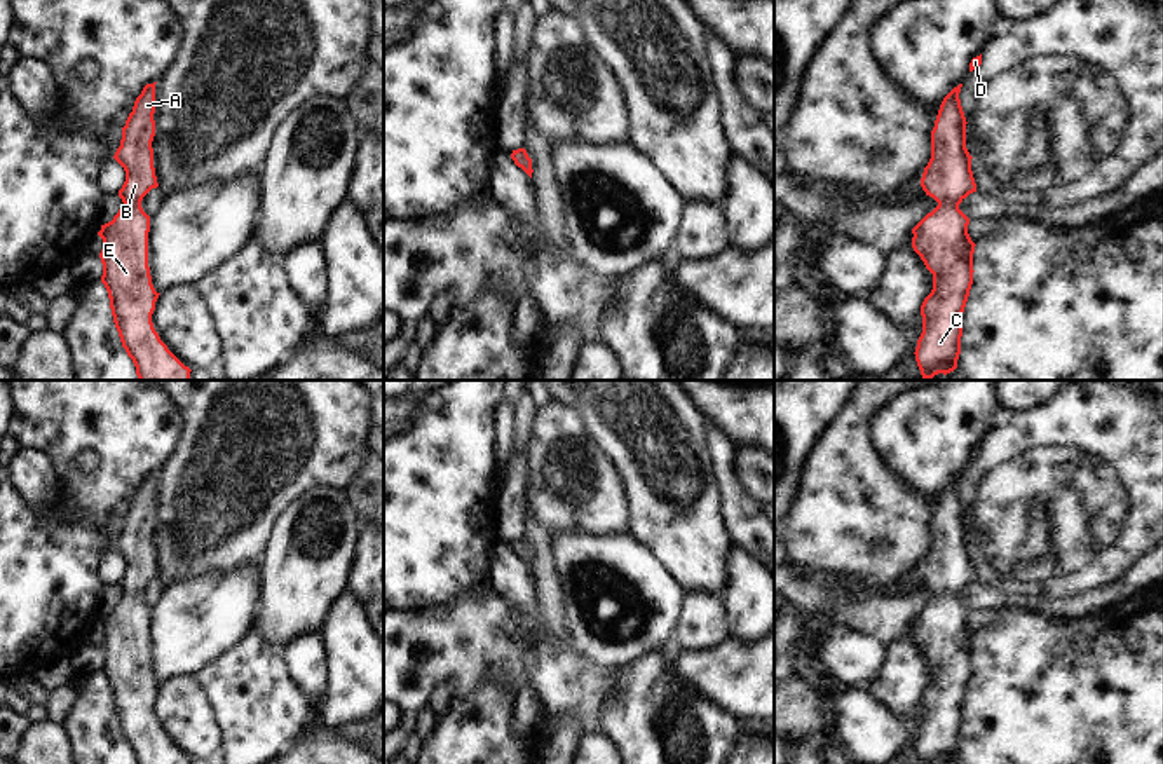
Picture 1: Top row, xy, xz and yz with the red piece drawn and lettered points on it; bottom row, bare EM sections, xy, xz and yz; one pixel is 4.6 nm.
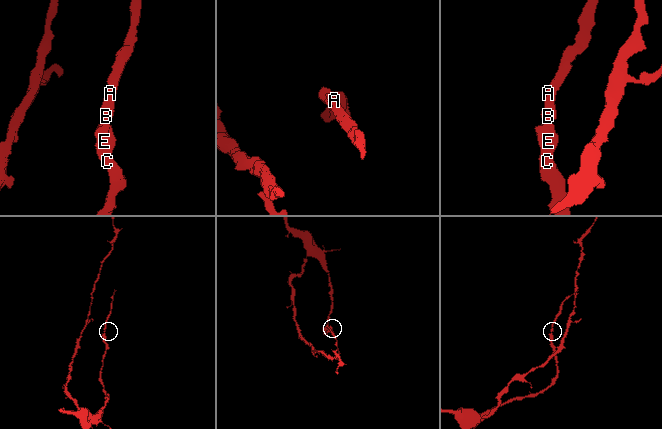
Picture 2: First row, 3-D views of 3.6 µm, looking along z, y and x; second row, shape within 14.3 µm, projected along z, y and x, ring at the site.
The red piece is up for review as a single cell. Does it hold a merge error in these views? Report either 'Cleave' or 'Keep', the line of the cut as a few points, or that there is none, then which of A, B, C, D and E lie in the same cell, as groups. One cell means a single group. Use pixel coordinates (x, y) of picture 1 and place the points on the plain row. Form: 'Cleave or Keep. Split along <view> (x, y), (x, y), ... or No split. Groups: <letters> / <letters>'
Keep. No split. Groups: A B C D E.

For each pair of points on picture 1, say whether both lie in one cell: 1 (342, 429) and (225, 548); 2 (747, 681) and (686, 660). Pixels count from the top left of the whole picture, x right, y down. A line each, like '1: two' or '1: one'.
1: one
2: one

